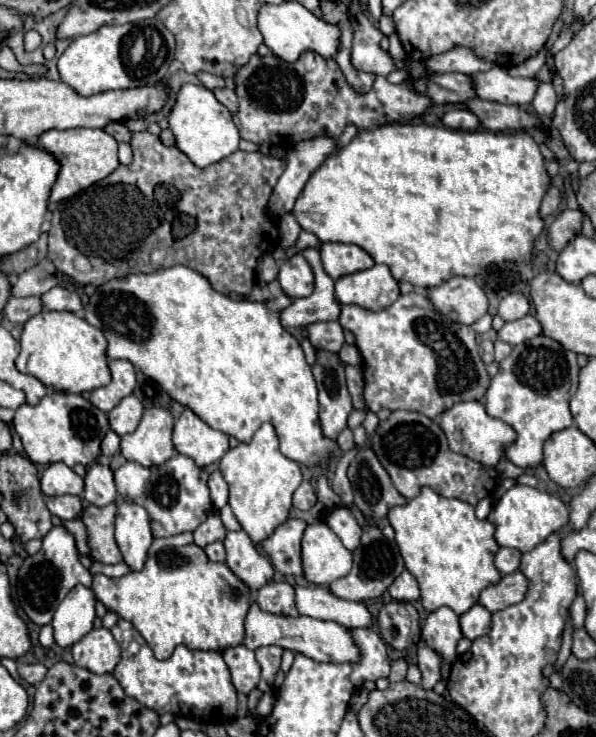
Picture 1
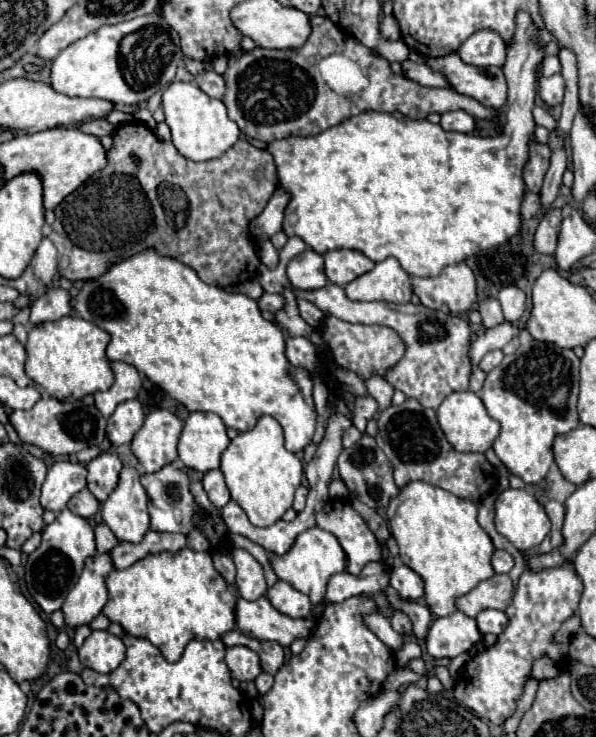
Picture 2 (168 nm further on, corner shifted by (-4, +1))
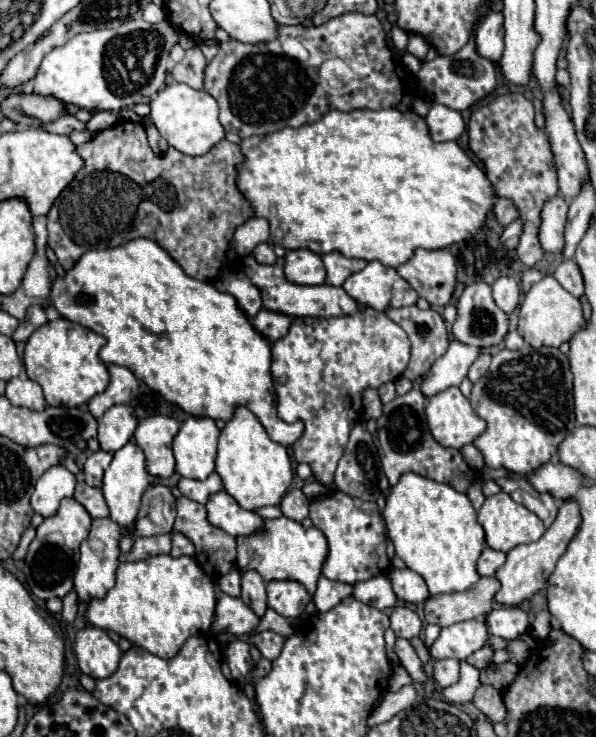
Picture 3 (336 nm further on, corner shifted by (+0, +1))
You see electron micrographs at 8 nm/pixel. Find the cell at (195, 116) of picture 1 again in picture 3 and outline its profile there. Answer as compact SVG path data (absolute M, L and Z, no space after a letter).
M173 82L159 90L159 94L151 100L151 122L159 130L159 134L169 142L171 148L189 154L203 156L207 154L219 140L223 140L225 130L217 118L217 102L203 90L195 90L187 84Z

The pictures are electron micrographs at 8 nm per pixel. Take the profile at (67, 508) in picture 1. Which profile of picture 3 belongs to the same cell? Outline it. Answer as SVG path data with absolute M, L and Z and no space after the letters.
M79 480L73 498L85 506L85 510L91 514L91 518L107 516L107 502L103 500L103 492L101 492L101 488L89 486L87 482Z

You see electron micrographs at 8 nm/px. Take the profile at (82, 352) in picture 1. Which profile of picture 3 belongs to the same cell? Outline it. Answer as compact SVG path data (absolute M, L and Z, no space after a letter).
M65 318L47 322L27 340L23 354L27 376L39 382L49 406L81 406L89 402L95 394L101 394L109 384L107 366L99 358L99 348L103 344L103 336L91 332L89 328L83 328L81 324L69 322Z

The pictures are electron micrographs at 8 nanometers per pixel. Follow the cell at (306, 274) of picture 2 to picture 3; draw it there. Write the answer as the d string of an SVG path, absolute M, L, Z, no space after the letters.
M289 250L285 256L285 276L295 284L323 284L325 268L319 254L311 250Z

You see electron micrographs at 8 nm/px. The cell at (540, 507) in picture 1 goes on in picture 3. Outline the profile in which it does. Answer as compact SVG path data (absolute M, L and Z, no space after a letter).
M499 492L495 496L489 496L485 500L485 504L479 510L479 524L485 530L485 542L489 548L493 550L501 550L501 552L509 552L511 548L519 546L519 544L527 544L527 542L535 542L543 536L545 526L543 522L525 506L517 504L509 494Z

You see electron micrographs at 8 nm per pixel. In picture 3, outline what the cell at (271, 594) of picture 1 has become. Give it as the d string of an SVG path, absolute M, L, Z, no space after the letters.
M295 580L269 582L267 598L269 598L269 608L273 608L277 614L281 614L285 618L297 618L311 600L305 586Z

